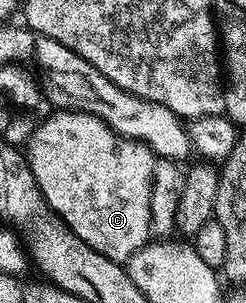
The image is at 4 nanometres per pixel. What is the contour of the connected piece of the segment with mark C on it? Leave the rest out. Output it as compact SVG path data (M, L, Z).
M55 110L52 111L51 115L48 116L38 128L36 128L31 139L27 141L25 145L25 155L27 158L27 165L33 170L33 178L37 178L37 186L41 190L45 202L49 202L51 209L66 222L69 226L69 230L73 230L73 234L77 234L77 238L81 238L81 242L93 246L93 250L105 254L105 258L126 262L137 249L142 248L144 244L152 239L151 187L153 186L153 168L157 157L155 153L152 152L149 145L143 143L142 140L130 140L128 136L122 136L114 132L105 121L101 118L97 118L93 114Z

